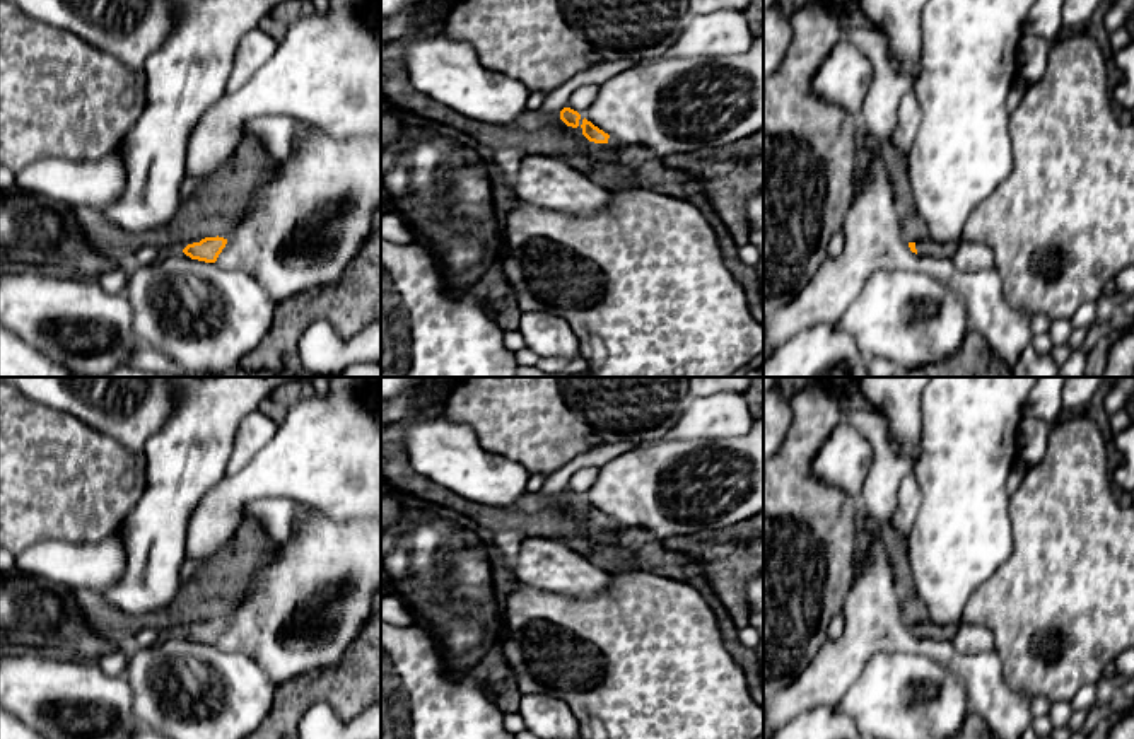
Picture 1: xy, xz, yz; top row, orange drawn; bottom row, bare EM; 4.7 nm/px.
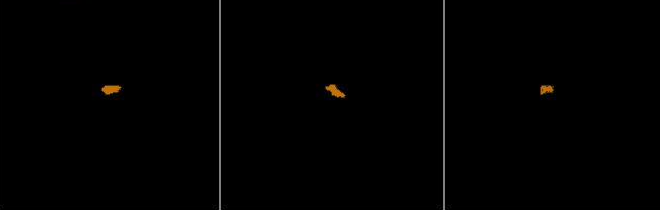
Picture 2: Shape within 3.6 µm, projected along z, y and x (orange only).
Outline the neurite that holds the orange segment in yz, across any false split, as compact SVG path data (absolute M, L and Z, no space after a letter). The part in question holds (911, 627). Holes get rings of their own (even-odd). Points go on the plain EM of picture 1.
M926 620L917 625L909 625L912 635L927 638L927 640L951 640L956 633L958 625L936 625L931 620Z

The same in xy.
M205 620L200 625L188 626L183 635L191 642L215 645L225 626L227 621L224 620Z

